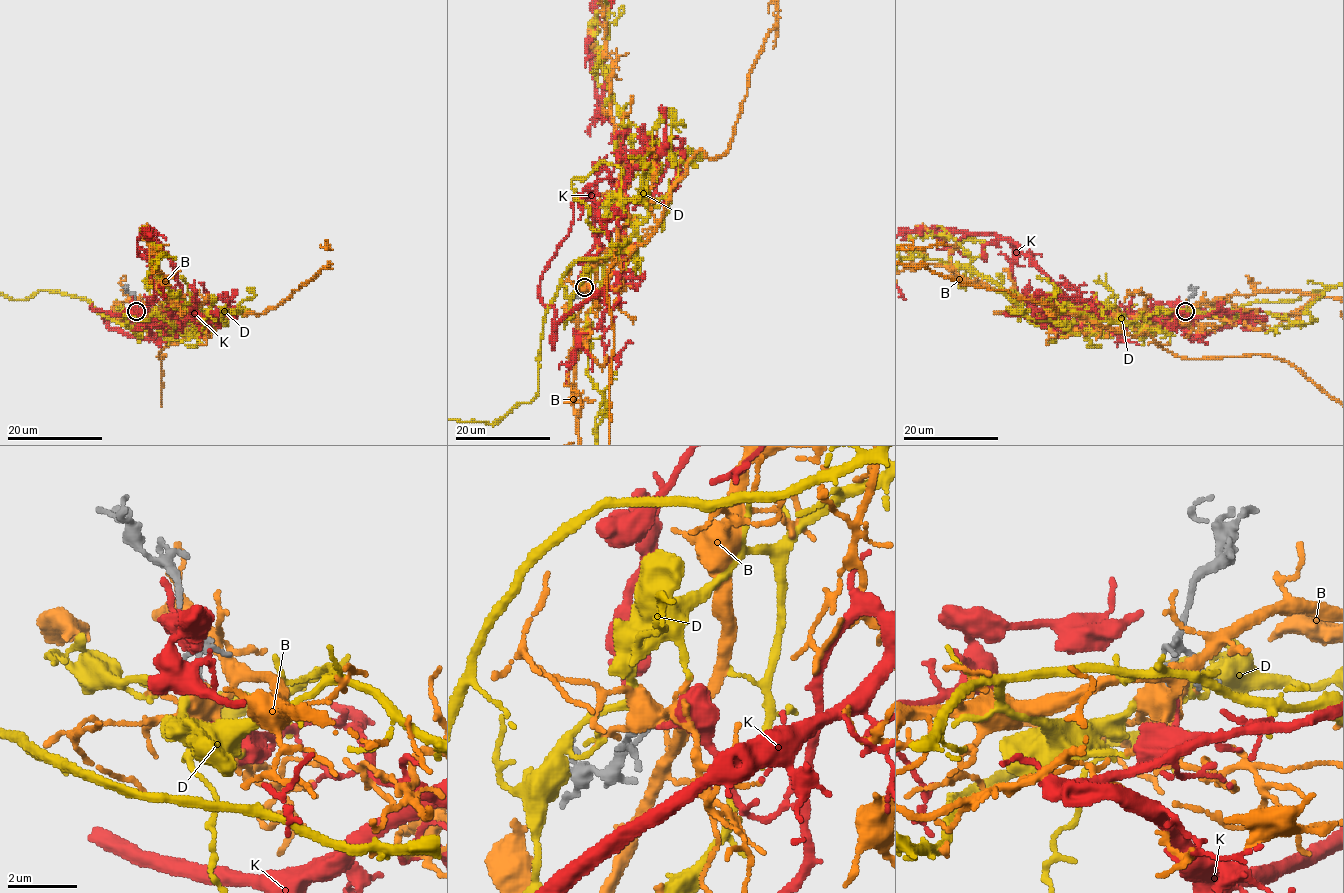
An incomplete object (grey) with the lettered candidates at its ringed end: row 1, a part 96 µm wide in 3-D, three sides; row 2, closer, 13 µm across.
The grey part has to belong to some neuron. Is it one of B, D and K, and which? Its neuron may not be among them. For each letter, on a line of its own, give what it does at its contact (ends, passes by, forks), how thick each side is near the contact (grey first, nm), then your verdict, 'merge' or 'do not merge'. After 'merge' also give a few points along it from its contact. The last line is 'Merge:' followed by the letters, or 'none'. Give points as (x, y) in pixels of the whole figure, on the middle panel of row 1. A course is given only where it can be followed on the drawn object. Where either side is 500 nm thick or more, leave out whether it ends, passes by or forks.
B: it forks there; 120 nm thick on the grey side, 380 nm on the other; do not merge
D: it passes by; 120 nm thick on the grey side, 180 nm on the other; merge
K: it ends there; 120 nm thick on the grey side, 130 nm on the other; do not merge
Merge: D

